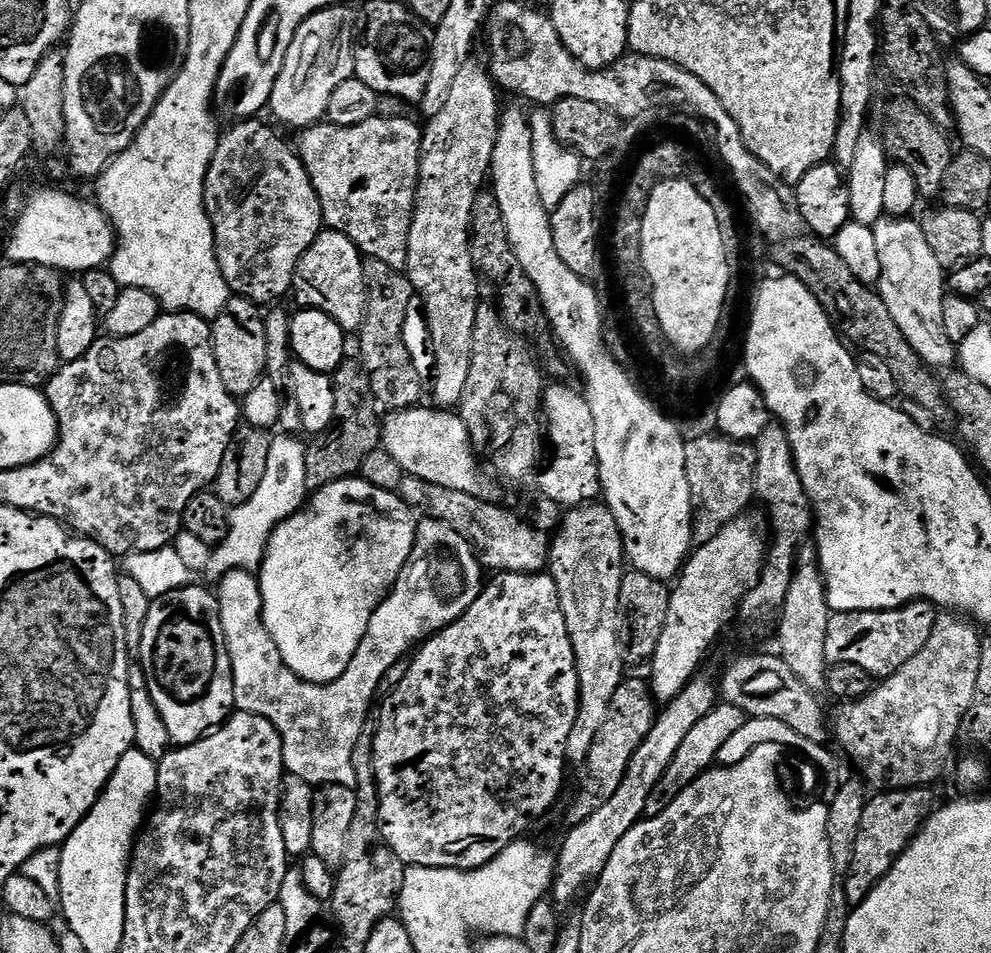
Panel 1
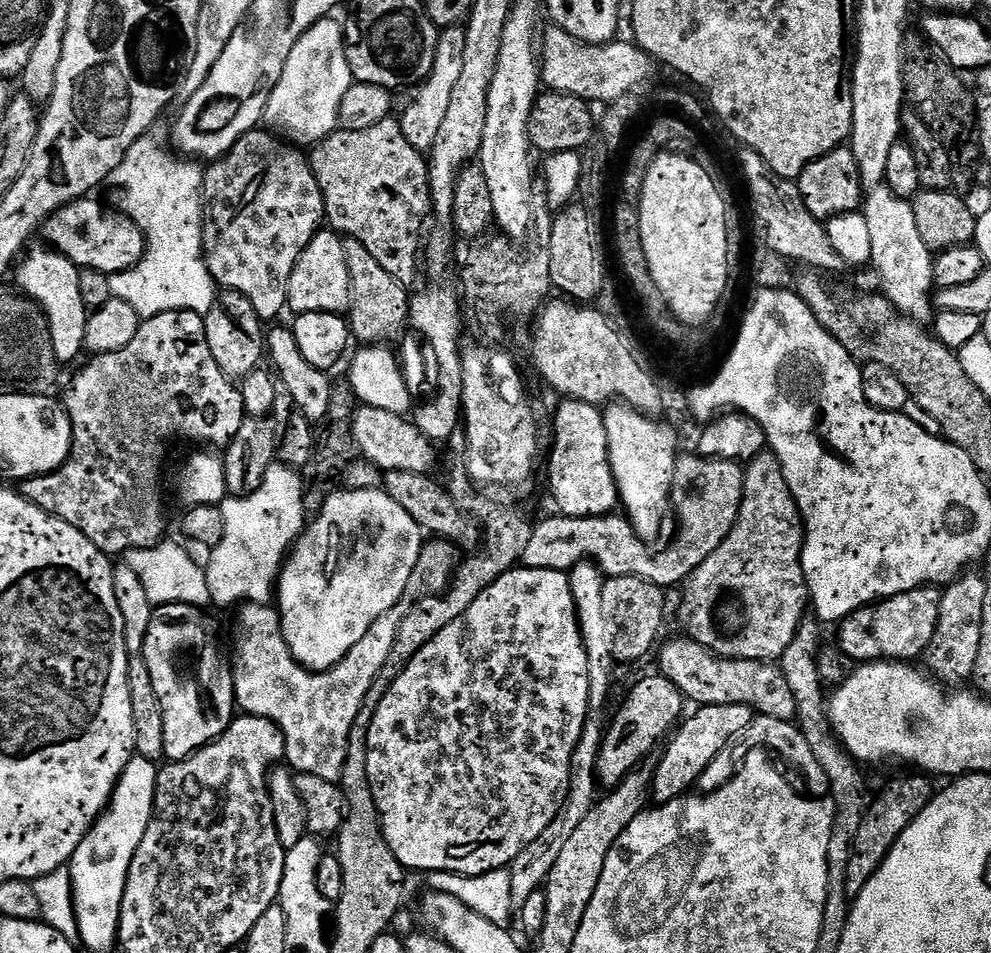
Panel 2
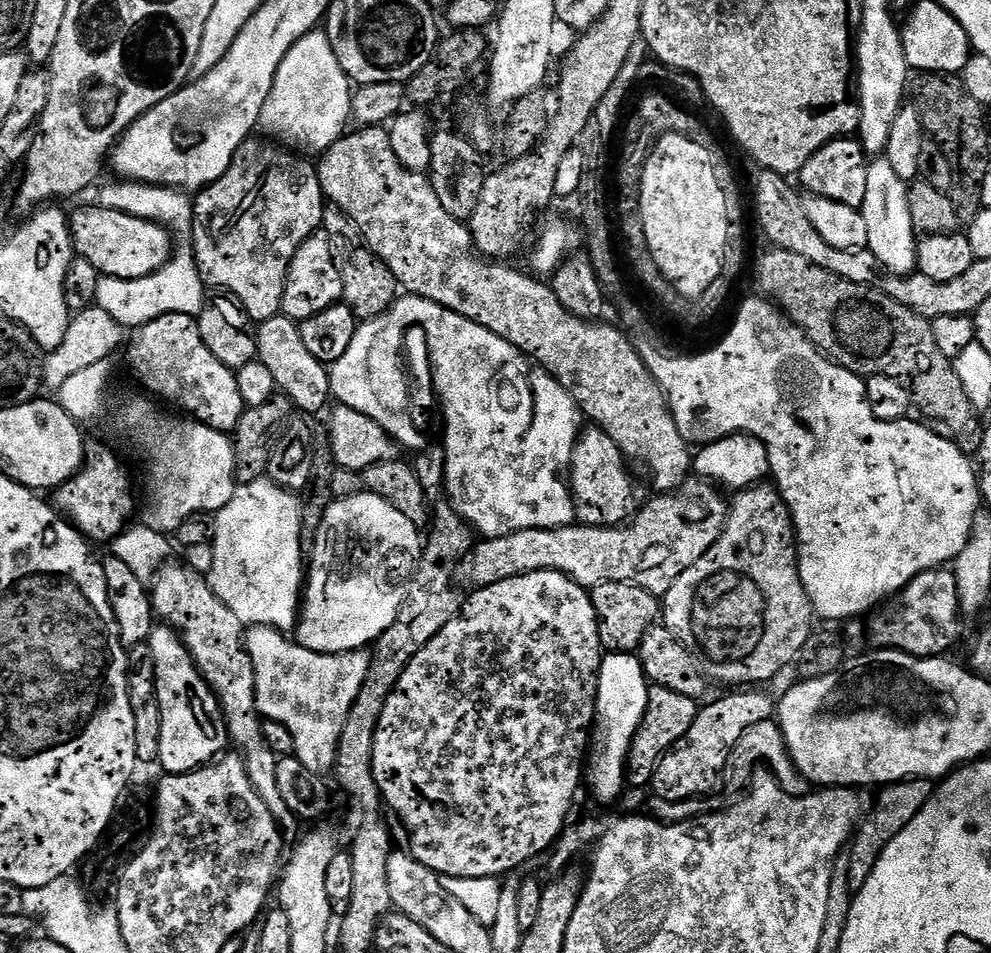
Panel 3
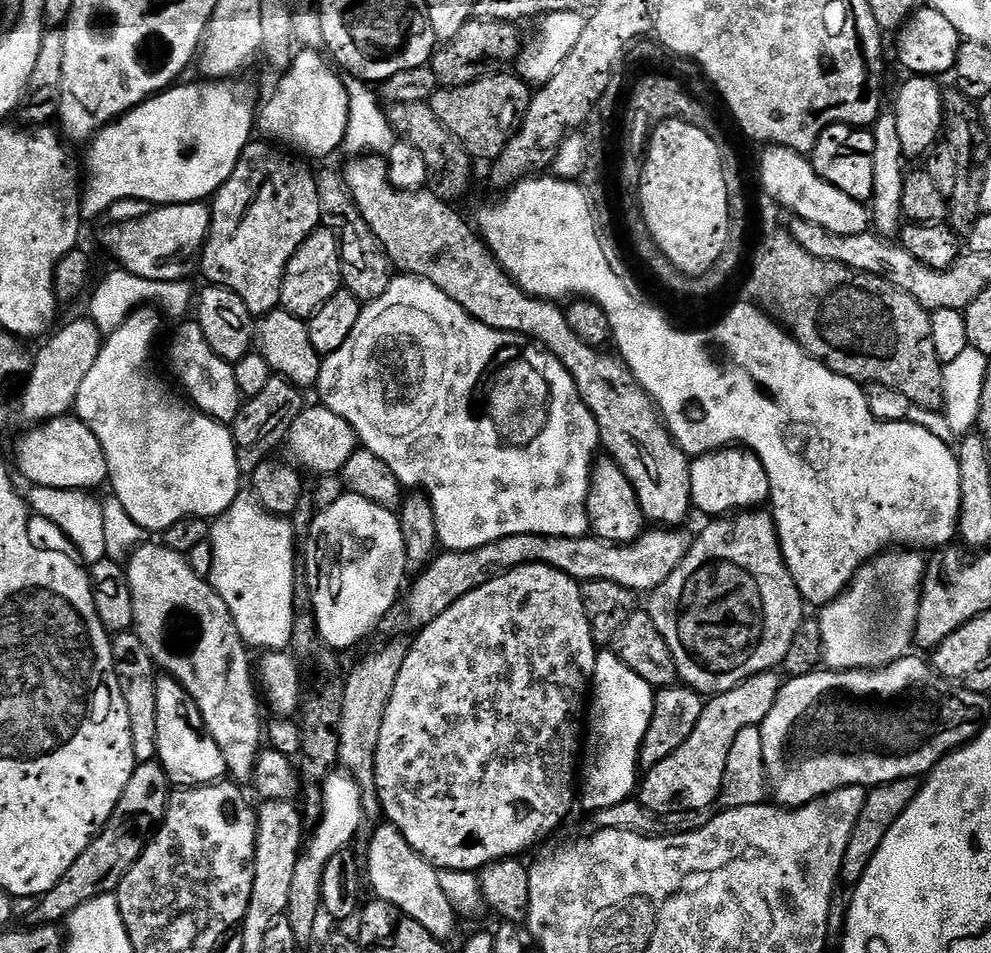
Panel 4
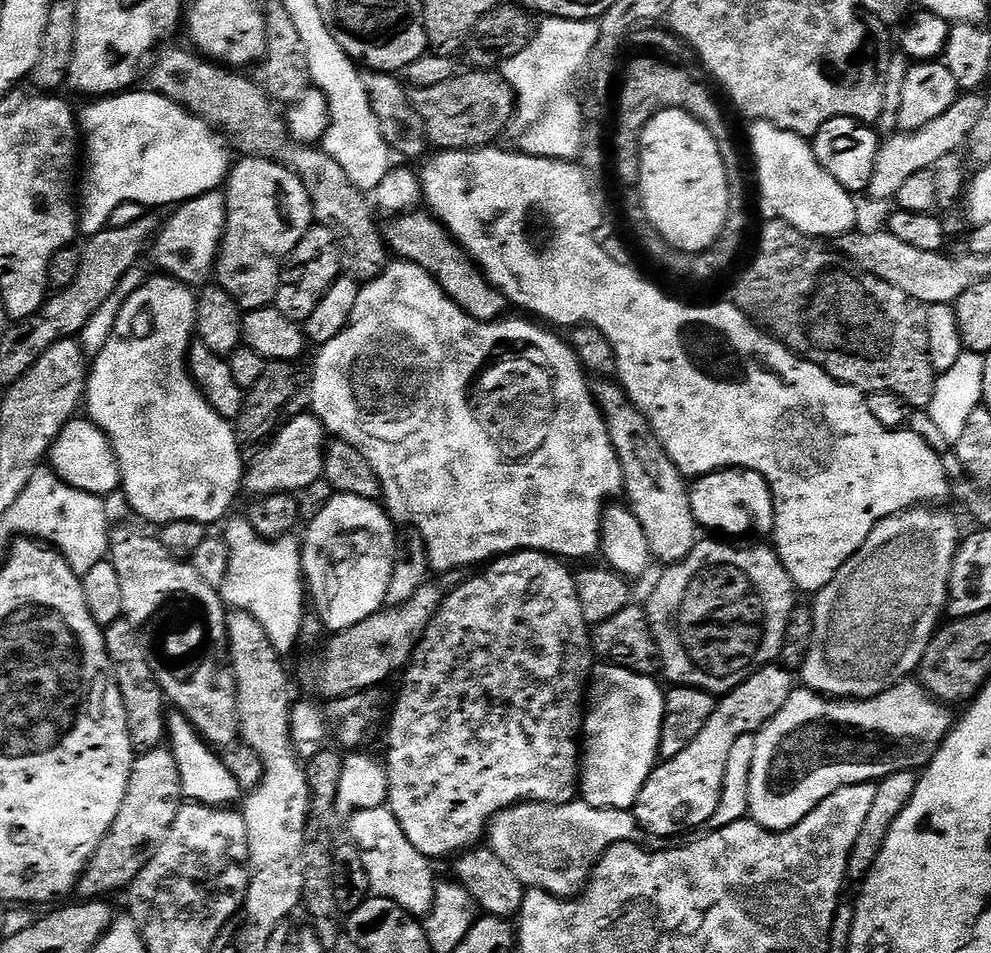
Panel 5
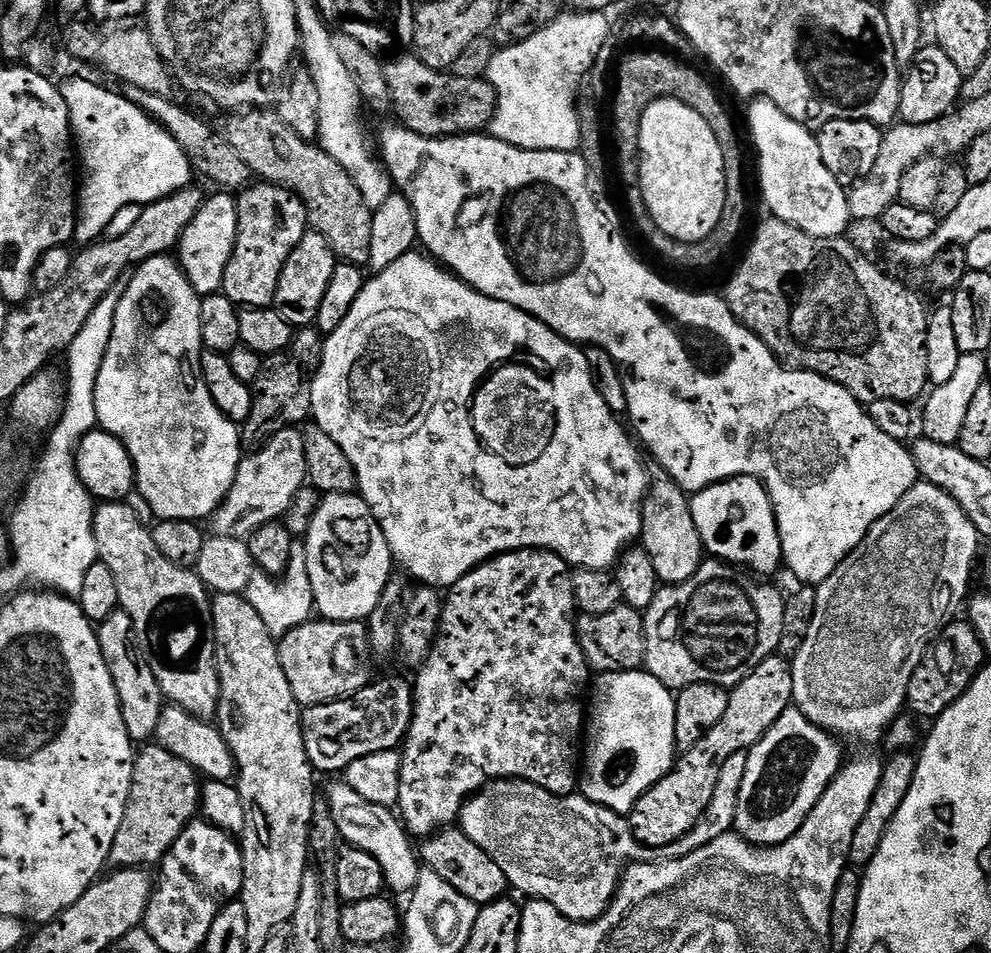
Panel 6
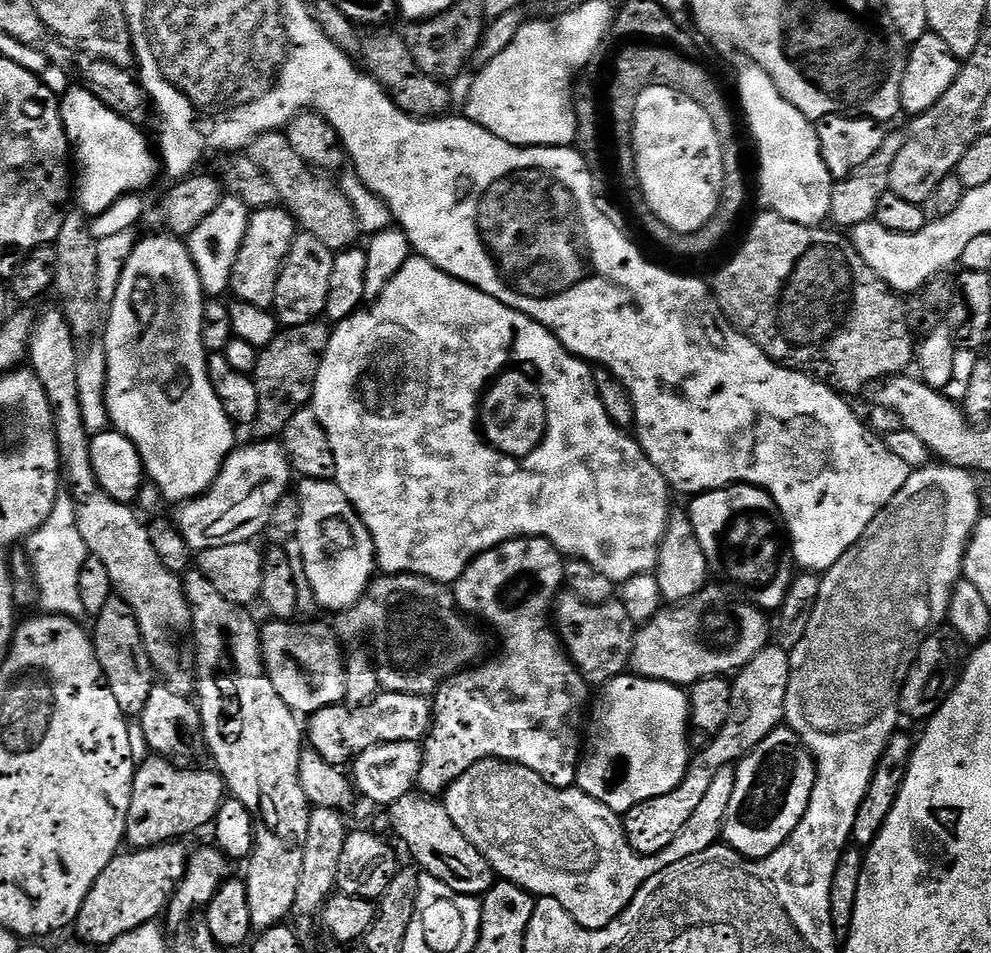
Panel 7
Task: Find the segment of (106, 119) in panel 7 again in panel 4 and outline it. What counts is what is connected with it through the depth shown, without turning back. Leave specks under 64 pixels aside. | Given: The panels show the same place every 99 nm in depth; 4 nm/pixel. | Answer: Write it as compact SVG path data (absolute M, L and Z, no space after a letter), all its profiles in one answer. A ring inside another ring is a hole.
M240 78L200 83L204 84L173 86L125 112L120 119L107 124L92 137L80 201L80 210L85 217L103 217L112 204L121 200L144 200L149 206L163 206L195 204L215 196L226 178L230 178L242 150L253 139L258 103L251 86L243 84Z

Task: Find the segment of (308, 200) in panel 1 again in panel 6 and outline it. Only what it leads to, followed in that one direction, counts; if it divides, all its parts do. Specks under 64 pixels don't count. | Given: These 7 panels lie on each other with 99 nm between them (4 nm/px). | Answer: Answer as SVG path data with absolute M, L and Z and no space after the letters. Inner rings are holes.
M256 182L243 189L236 196L236 209L238 234L234 242L234 254L230 254L230 262L226 266L223 295L228 296L230 302L234 302L241 309L273 307L276 303L278 278L282 278L282 266L286 266L286 258L290 258L294 246L298 246L304 233L309 231L308 211L304 203L289 188L267 182Z

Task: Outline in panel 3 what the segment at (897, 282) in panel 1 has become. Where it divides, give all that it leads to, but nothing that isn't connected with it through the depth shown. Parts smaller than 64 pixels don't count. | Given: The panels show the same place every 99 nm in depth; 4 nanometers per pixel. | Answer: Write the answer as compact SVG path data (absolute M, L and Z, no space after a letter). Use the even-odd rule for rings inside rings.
M876 158L868 165L866 202L862 209L868 231L867 251L894 276L910 276L918 268L918 234L910 218L909 185L898 178L887 158Z

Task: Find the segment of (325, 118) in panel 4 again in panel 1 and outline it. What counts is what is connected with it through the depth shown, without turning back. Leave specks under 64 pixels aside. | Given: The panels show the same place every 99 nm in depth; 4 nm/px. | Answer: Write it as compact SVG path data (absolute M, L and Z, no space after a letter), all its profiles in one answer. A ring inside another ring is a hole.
M321 8L310 18L298 26L294 38L290 42L290 50L286 54L286 62L282 62L282 74L278 74L278 82L274 82L270 112L273 112L284 124L289 124L295 130L311 128L321 123L328 115L330 94L342 86L342 82L353 79L356 71L356 58L354 55L354 33L358 16L355 11L348 8Z

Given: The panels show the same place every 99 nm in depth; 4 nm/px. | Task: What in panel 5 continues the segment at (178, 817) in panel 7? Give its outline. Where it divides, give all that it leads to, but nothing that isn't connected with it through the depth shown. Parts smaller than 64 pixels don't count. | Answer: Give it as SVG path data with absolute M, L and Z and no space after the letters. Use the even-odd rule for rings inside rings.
M159 746L139 753L132 761L130 782L126 786L126 798L122 798L122 806L118 809L118 818L114 818L114 826L110 826L106 838L102 838L98 850L89 858L76 883L75 895L80 895L77 897L81 901L104 900L112 898L108 896L115 892L127 890L134 878L142 874L146 862L154 858L158 846L162 846L162 838L170 834L170 826L174 826L183 800L178 762L174 762L172 751Z

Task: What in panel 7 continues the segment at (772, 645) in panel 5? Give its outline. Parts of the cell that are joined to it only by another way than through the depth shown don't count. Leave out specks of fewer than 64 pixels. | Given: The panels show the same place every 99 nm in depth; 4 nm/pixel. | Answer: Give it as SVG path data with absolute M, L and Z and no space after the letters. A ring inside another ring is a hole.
M709 583L702 591L694 594L683 604L661 607L660 613L637 631L630 665L635 675L644 677L648 682L661 680L664 684L691 686L697 684L702 678L735 674L748 665L750 658L754 658L754 654L769 647L769 617L766 613L761 608L755 608L749 604L747 599L735 600L727 592L729 591L727 587L715 583Z

